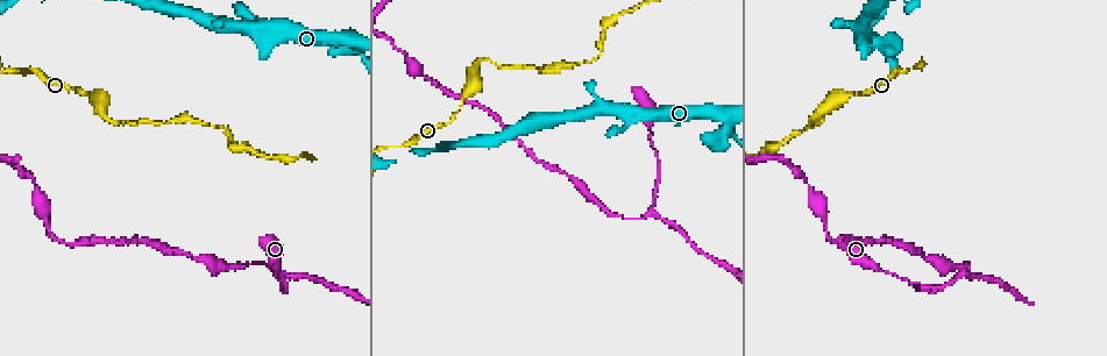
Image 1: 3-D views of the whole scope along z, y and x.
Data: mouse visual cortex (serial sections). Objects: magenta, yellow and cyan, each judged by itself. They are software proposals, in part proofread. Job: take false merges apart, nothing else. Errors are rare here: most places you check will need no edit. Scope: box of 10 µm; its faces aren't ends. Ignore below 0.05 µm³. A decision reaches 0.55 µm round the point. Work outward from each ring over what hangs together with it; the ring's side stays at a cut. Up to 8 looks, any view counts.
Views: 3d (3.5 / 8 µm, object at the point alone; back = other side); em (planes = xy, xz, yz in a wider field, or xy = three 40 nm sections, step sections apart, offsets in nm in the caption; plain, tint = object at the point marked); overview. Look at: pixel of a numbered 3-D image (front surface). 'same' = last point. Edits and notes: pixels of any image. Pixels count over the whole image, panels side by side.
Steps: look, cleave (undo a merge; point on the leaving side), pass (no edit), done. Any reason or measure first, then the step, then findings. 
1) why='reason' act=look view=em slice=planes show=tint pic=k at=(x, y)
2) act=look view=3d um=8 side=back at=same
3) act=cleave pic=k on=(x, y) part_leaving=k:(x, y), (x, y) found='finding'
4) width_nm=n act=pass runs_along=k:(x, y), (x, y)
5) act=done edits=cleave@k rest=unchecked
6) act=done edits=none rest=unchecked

why='sharp bend' act=look view=3d um=8 pic=1 at=(818, 123)

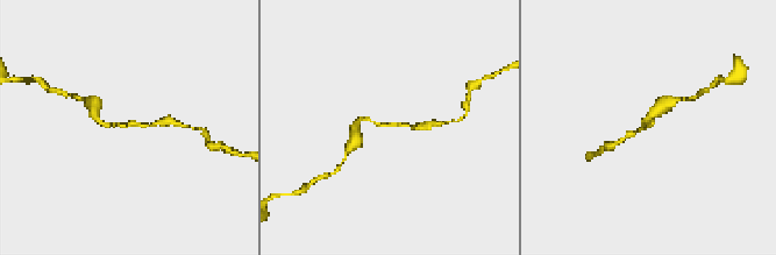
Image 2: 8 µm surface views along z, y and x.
act=look view=3d um=3.5 at=same

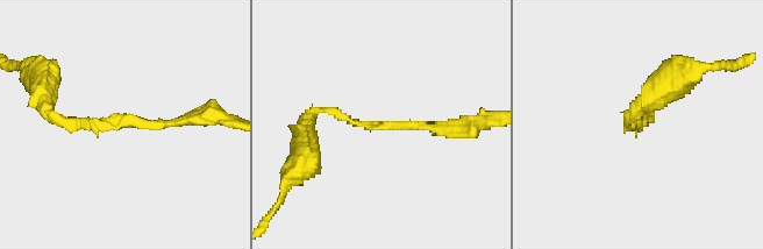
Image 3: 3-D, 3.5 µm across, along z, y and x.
why='now the EM' act=look view=em slice=xy step=3 show=tint pic=3 at=(638, 124)

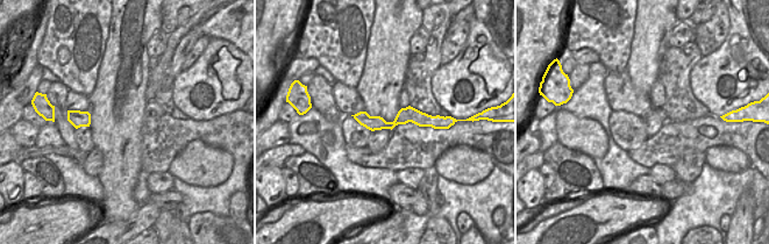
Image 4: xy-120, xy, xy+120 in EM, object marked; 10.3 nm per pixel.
act=pass runs_along=3:(43, 101), (57, 122), (178, 122) found='all the same cell'

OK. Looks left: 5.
why='thick turns thin' act=look view=3d um=3.5 pic=1 at=(629, 112)

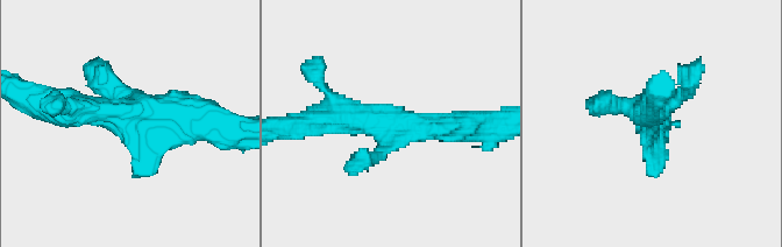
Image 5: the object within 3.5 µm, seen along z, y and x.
why='now the EM' act=look view=em slice=planes show=tint pic=5 at=(127, 113)

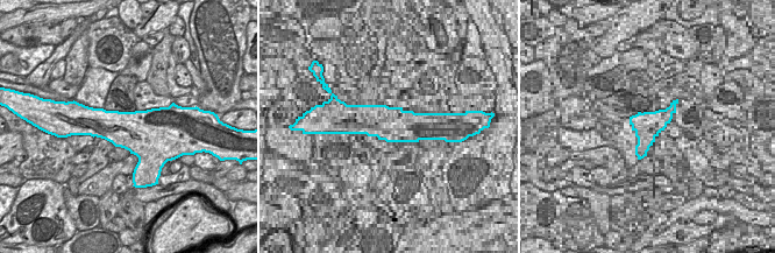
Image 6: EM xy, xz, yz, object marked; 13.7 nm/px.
width_nm=650 act=pass runs_along=5:(206, 122), (49, 105) found='continuous, no second cell'

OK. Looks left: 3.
why='abrupt turn' act=look view=3d um=3.5 side=back pic=1 at=(721, 112)

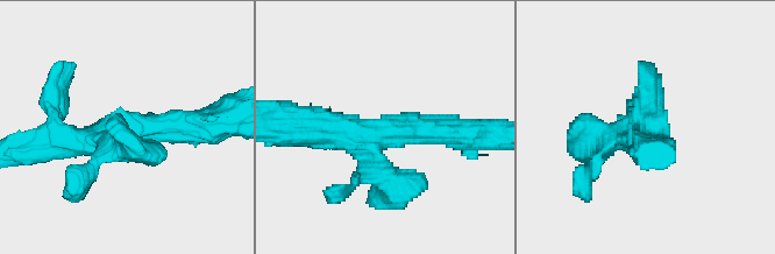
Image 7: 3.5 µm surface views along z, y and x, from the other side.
why='need the tissue' act=look view=em slice=xy step=3 show=tint pic=7 at=(387, 135)

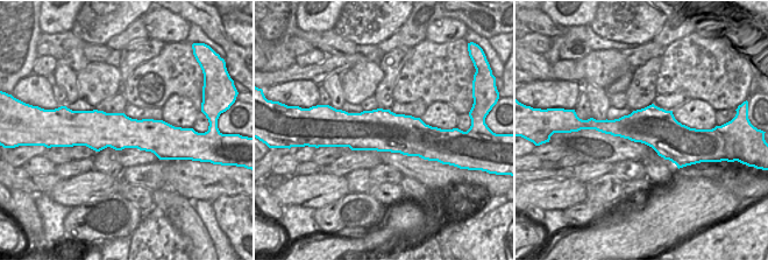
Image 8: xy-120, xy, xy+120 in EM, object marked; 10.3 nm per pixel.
width_nm=440 act=pass runs_along=7:(468, 132), (385, 134), (382, 199) found='one cell here'

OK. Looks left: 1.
act=done edits=none rest=unchecked

